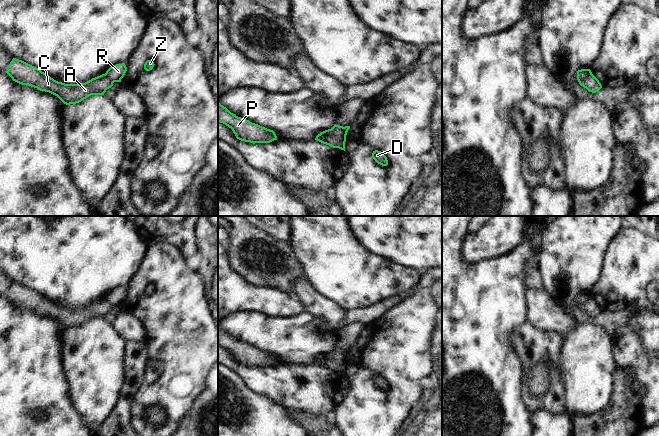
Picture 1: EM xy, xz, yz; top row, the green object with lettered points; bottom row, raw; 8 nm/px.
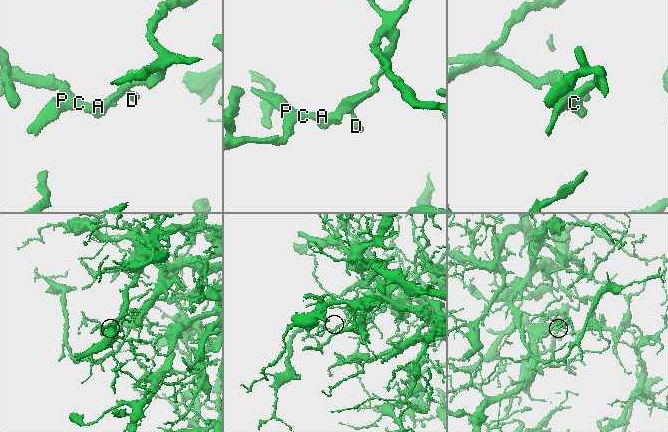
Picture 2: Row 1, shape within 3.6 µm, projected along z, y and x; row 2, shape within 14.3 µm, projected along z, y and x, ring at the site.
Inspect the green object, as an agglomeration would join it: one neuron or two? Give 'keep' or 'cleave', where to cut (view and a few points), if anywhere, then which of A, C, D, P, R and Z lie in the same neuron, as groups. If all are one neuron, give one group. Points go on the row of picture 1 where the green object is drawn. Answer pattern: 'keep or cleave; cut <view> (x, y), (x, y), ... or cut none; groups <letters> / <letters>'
cleave; cut xz (330, 129), (333, 136), (344, 143); groups A C P / D R Z

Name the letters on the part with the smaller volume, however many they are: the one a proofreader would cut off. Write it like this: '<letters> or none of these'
A, C, P

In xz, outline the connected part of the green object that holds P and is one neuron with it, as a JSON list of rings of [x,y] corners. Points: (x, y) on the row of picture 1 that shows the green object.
[[[218,102],[218,122],[232,129],[236,138],[250,143],[270,143],[277,140],[273,130],[252,123],[231,113]]]

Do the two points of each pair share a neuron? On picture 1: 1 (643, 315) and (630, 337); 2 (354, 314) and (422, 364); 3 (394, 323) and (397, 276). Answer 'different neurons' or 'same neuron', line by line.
1: different neurons
2: different neurons
3: different neurons

